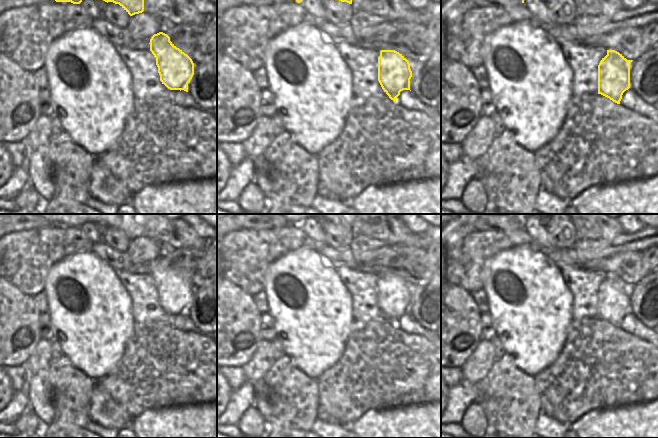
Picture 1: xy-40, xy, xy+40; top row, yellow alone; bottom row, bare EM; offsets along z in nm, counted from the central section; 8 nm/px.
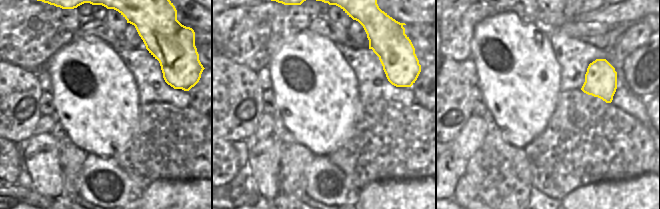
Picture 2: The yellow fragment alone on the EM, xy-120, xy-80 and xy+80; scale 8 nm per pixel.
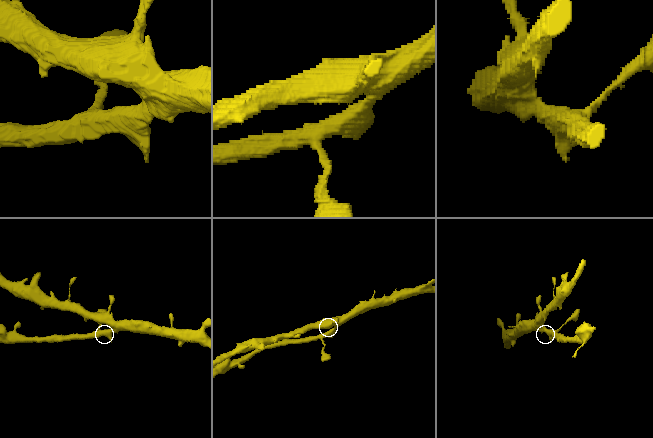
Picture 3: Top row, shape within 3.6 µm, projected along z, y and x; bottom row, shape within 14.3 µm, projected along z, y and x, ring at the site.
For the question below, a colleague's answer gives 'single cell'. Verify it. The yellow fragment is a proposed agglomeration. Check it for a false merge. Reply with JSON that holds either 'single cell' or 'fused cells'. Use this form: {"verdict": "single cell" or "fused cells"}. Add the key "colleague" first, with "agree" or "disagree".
{"colleague": "disagree", "verdict": "fused cells"}

